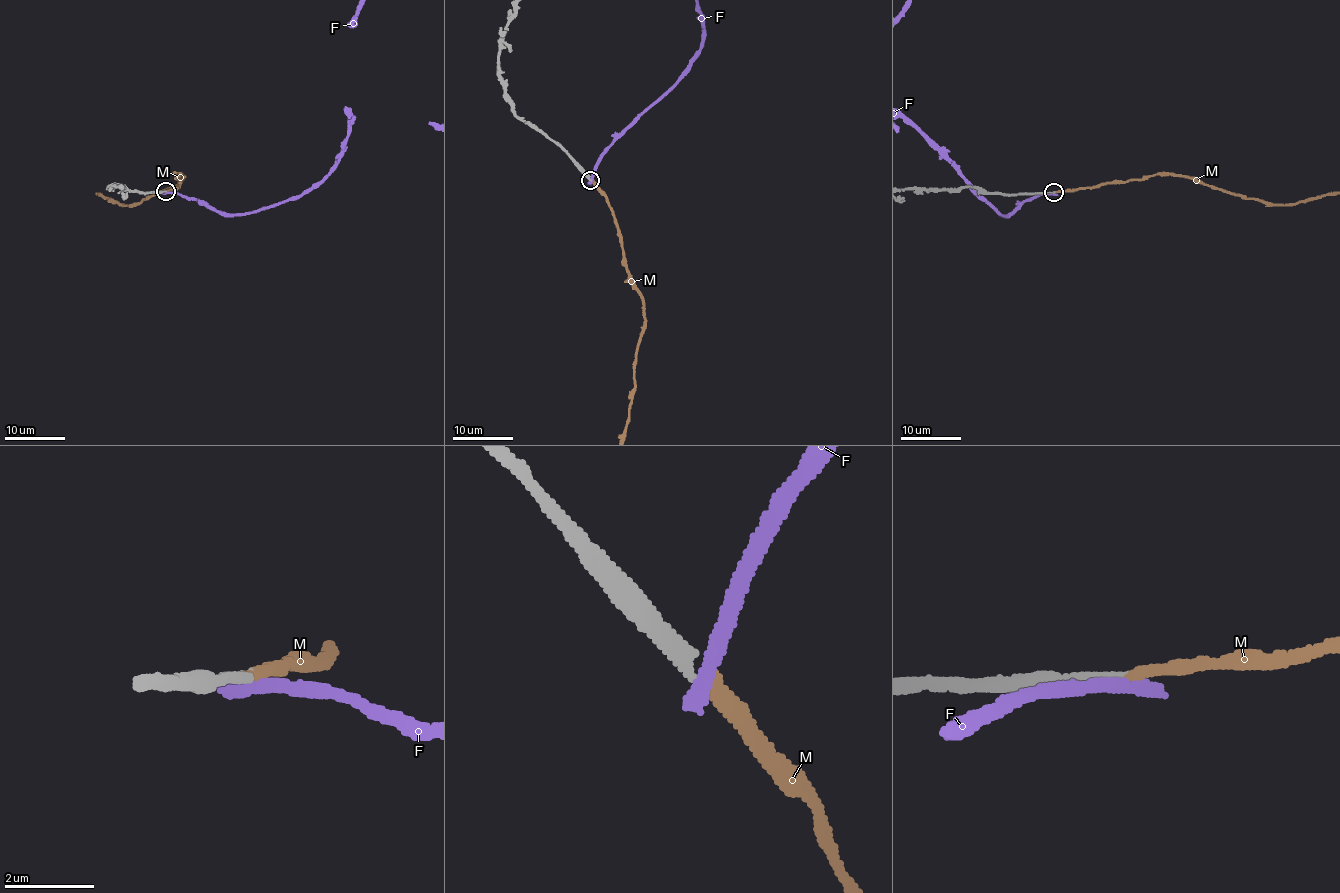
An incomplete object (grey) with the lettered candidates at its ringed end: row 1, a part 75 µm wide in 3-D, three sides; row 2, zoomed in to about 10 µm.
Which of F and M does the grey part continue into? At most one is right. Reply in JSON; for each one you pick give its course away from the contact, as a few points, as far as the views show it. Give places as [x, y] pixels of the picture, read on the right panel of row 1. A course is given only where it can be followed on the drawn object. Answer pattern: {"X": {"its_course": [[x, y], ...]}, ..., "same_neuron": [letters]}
{"same_neuron": ["M"]}

